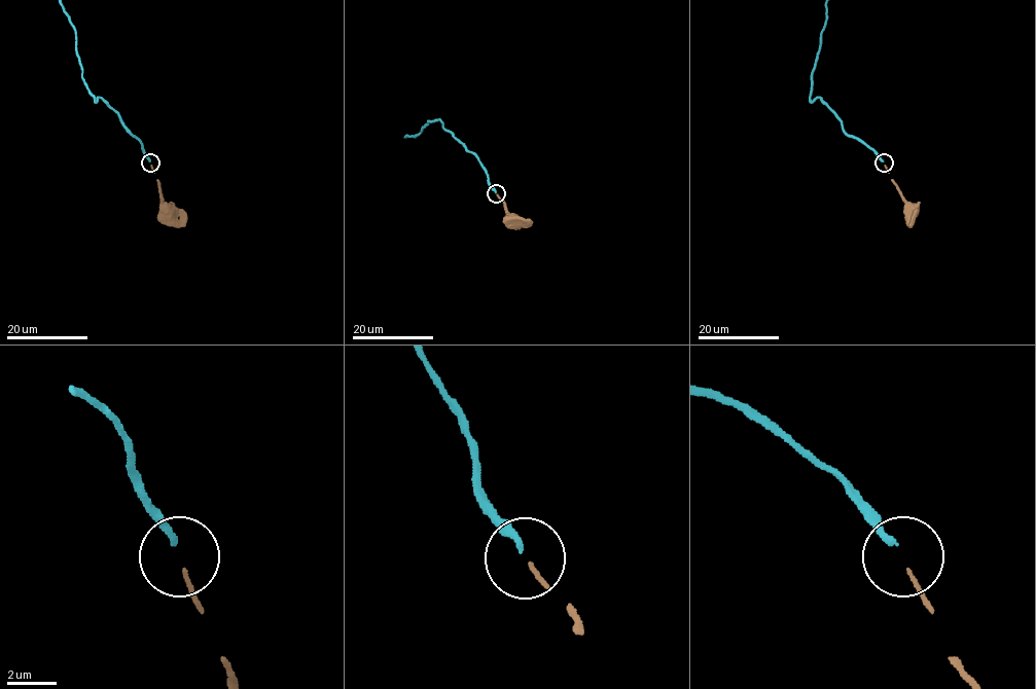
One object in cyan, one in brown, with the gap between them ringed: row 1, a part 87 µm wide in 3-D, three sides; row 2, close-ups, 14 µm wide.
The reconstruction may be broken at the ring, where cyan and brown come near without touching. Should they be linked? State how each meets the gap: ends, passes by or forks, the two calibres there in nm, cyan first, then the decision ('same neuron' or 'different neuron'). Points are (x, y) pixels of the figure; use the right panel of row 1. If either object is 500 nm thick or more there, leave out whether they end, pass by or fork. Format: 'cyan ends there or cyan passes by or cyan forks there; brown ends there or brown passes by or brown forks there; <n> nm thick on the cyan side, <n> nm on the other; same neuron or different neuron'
cyan ends there; brown ends there; 240 nm thick on the cyan side, 140 nm on the other; same neuron

